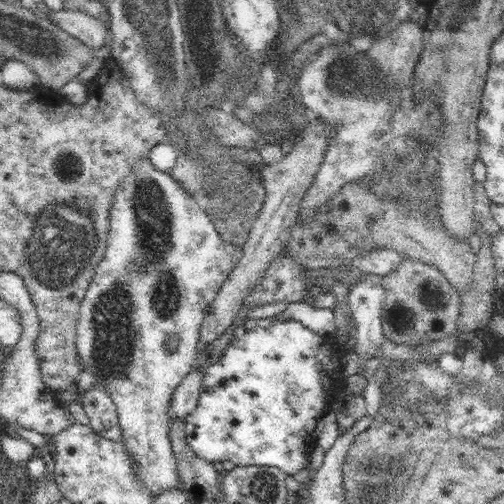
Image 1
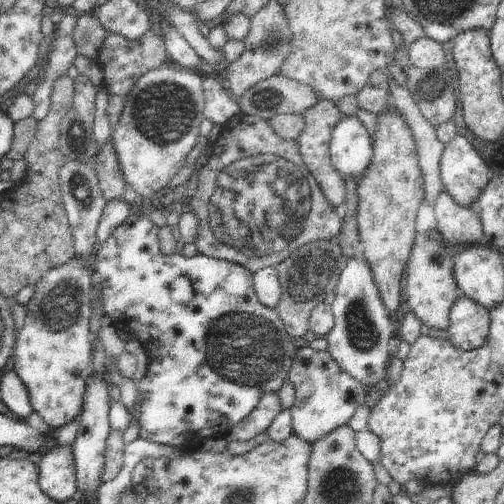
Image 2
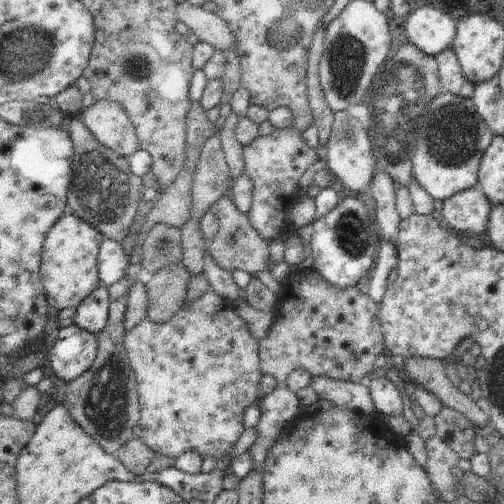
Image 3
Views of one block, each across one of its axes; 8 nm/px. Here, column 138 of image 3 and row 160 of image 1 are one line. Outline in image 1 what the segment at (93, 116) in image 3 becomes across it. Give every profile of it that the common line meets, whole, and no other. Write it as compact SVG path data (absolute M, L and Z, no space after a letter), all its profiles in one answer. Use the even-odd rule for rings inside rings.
M150 158L140 160L132 172L120 182L118 190L114 192L114 206L112 206L112 214L110 214L110 234L108 234L108 248L106 254L102 258L102 262L96 268L94 280L82 300L80 312L78 312L78 322L76 322L76 352L80 358L80 364L84 368L84 372L88 376L92 376L92 386L98 386L102 390L106 390L110 394L110 398L114 400L116 412L118 412L118 424L122 430L122 442L126 446L126 454L132 458L134 470L136 470L136 478L154 494L154 496L162 496L164 490L174 490L180 488L180 474L178 474L178 460L172 448L172 440L170 440L170 402L174 392L178 390L178 386L182 384L182 380L194 370L196 366L196 358L198 358L198 344L200 344L200 328L202 322L208 314L208 306L216 300L218 292L222 290L224 282L228 280L228 276L232 274L232 270L236 268L236 264L242 260L244 256L244 248L236 248L232 244L226 244L222 240L222 236L216 232L214 222L210 220L210 216L206 212L200 210L198 200L192 198L186 190L182 190L182 186L178 184L178 180L174 180L170 176L170 172L158 172L152 164Z

